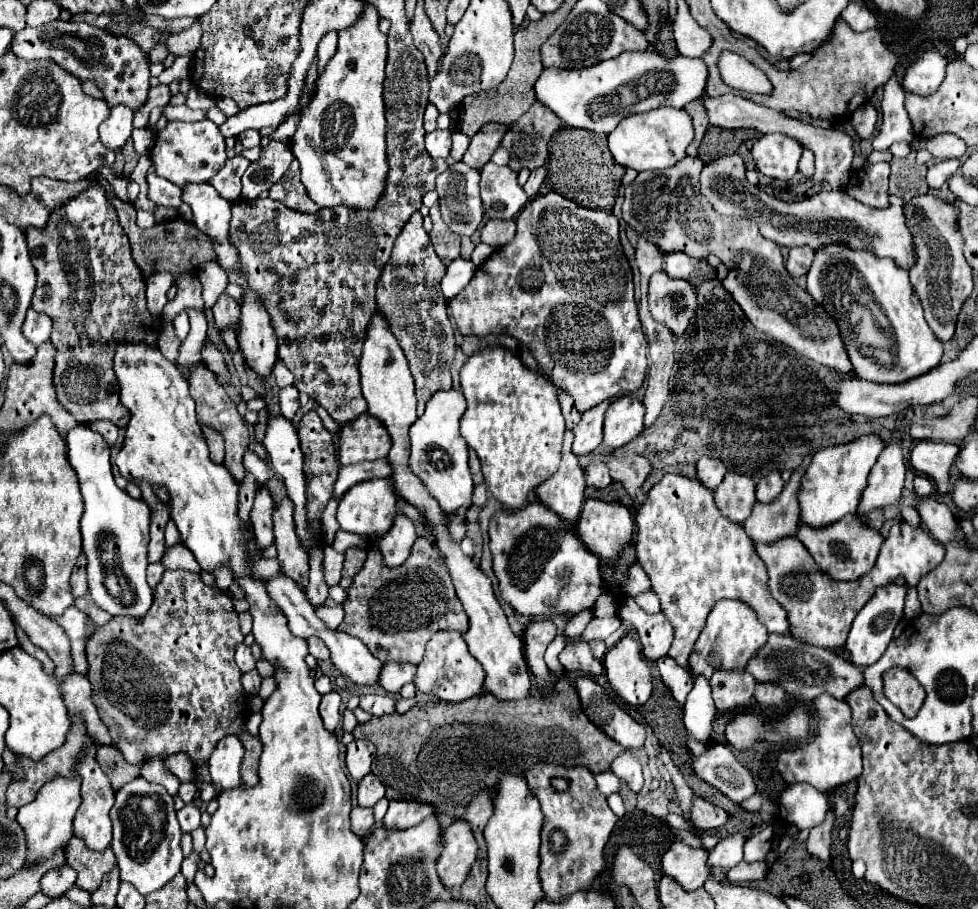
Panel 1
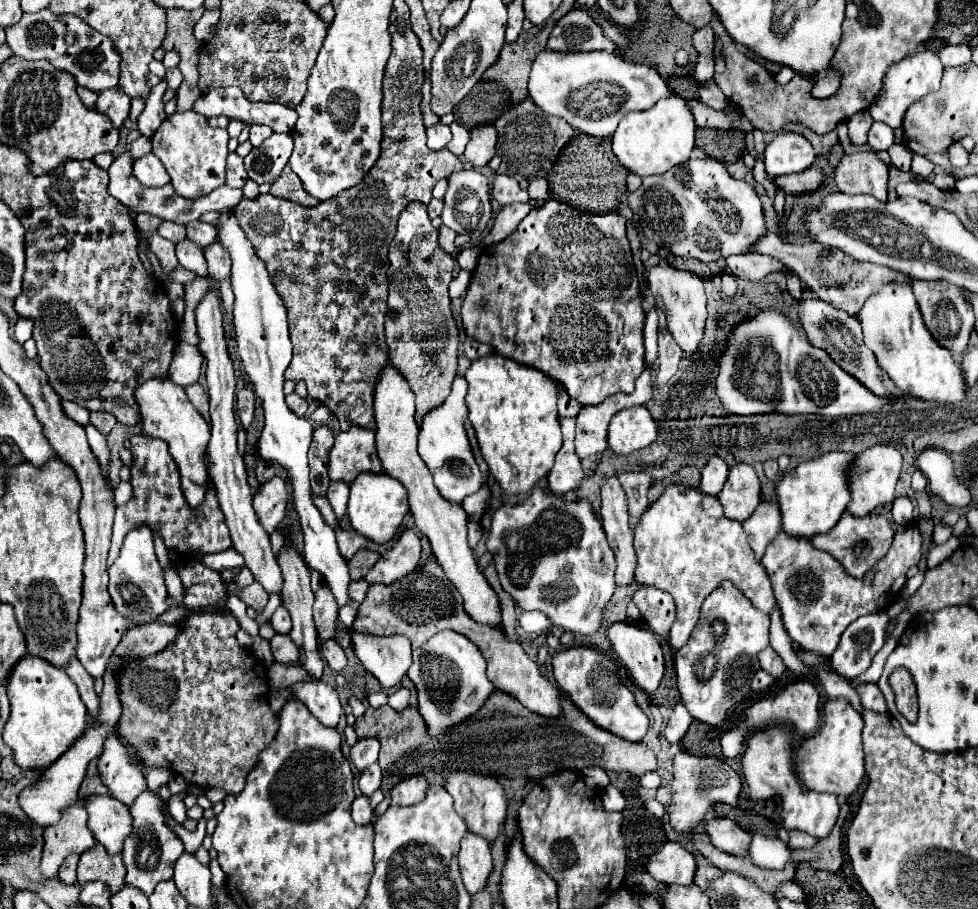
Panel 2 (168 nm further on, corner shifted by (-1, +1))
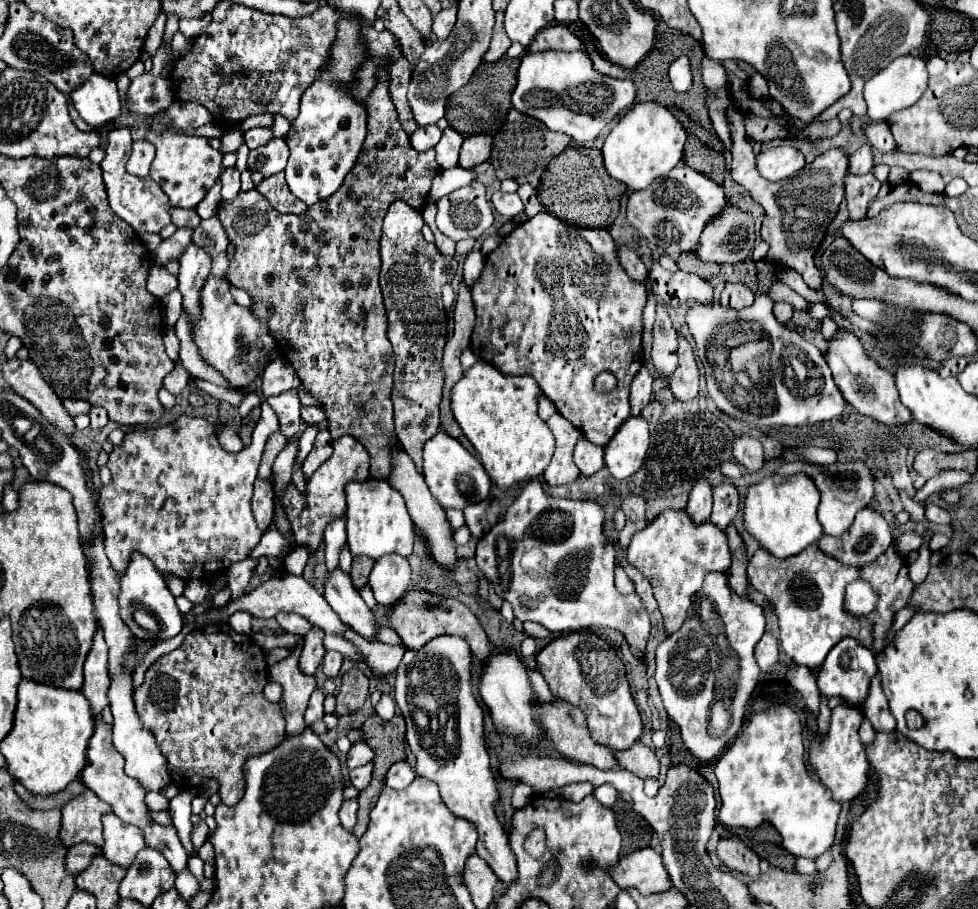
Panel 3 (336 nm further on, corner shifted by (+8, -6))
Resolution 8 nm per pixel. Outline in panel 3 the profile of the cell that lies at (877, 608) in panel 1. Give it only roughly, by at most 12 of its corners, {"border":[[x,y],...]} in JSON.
{"border":[[856,639],[830,649],[818,689],[850,705],[866,699],[876,657]]}

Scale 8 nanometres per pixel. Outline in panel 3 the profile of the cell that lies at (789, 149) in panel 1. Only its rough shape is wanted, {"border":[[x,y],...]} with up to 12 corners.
{"border":[[790,145],[758,155],[758,171],[768,181],[784,181],[804,165]]}

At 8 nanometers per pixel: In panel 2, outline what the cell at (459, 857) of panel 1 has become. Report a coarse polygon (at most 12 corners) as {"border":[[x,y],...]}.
{"border":[[469,832],[459,864],[467,892],[481,892],[493,872],[489,842]]}

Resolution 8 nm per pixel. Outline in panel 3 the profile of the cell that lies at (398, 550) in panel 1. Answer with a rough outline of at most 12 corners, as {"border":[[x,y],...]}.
{"border":[[390,553],[374,563],[368,585],[388,607],[404,595],[408,559]]}

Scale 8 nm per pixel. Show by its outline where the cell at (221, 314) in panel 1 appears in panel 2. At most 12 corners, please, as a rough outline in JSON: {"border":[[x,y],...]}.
{"border":[[219,238],[205,248],[209,278],[221,282],[231,272],[231,258]]}

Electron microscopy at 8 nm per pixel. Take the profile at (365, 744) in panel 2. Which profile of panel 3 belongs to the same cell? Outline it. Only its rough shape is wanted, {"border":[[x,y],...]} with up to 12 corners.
{"border":[[354,743],[348,751],[348,769],[372,761],[366,743]]}

